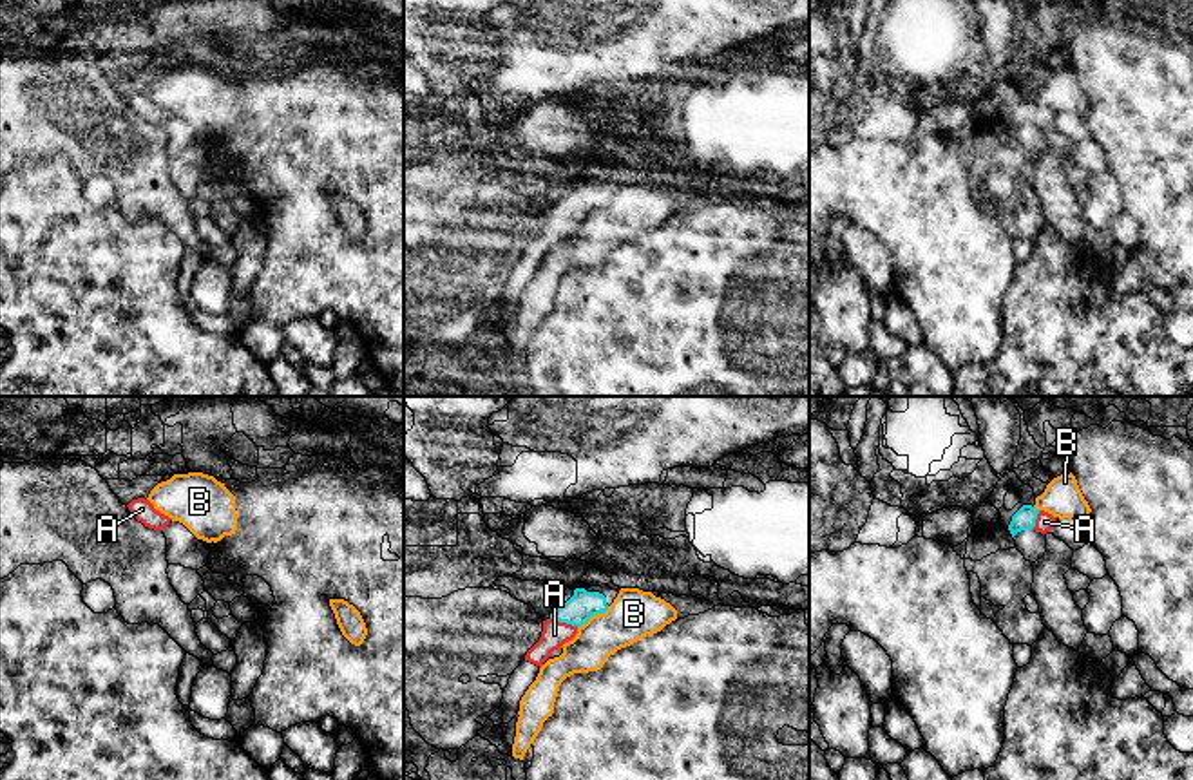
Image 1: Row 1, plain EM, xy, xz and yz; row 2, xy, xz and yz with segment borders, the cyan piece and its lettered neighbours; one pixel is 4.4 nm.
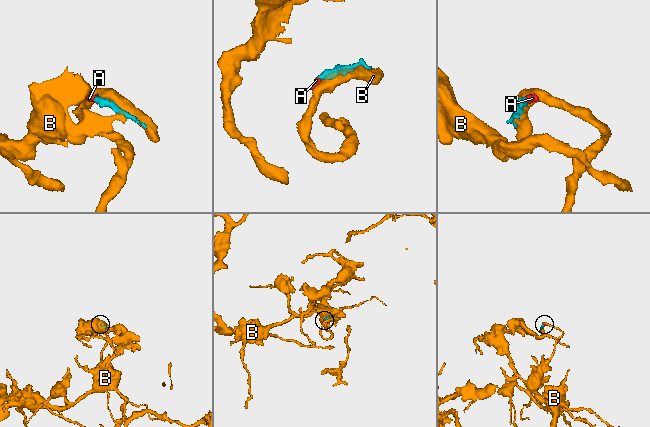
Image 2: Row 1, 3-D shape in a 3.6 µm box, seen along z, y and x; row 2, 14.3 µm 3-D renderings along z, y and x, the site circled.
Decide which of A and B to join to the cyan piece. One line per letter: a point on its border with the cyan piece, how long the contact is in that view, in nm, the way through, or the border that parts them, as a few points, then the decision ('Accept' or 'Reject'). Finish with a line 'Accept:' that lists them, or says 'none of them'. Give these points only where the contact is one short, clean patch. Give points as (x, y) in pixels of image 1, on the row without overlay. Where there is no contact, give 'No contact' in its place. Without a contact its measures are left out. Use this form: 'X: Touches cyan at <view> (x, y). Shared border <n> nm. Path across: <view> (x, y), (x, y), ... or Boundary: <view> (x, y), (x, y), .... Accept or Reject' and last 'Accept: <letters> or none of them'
A: Touches cyan at xz (565, 216). Shared border 130 nm. Path across: xz (582, 199), (565, 216), (554, 228). Accept
B: Touches cyan at xz (592, 209). Shared border 170 nm. Reject
Accept: A

